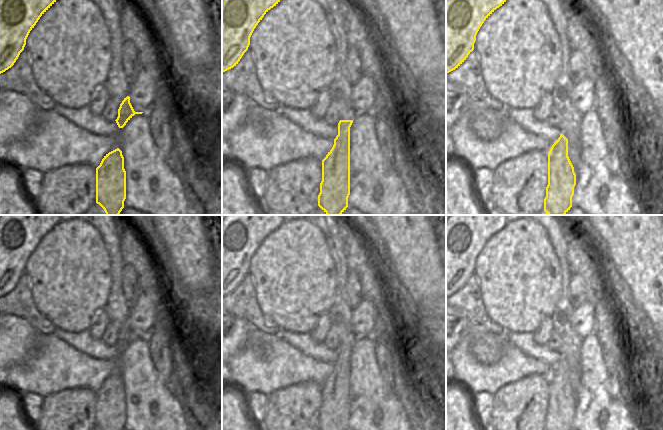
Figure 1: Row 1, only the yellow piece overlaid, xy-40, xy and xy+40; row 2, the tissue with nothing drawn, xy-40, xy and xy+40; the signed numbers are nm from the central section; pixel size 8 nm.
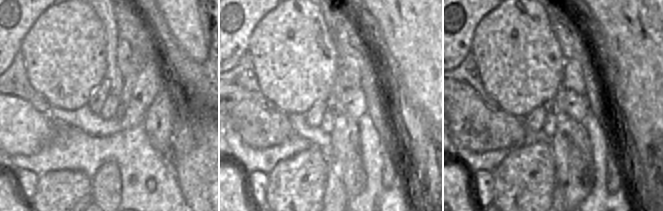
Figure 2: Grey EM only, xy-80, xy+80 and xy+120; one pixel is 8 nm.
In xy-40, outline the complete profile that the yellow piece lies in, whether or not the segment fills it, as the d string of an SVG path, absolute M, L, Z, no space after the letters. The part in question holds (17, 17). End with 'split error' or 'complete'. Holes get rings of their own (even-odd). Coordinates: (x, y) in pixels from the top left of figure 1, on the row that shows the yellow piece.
M0 0L0 74L11 68L40 17L56 0Z; complete

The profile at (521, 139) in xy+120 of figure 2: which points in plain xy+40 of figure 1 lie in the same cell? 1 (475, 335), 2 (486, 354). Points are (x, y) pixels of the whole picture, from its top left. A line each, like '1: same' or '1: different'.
1: same
2: same

